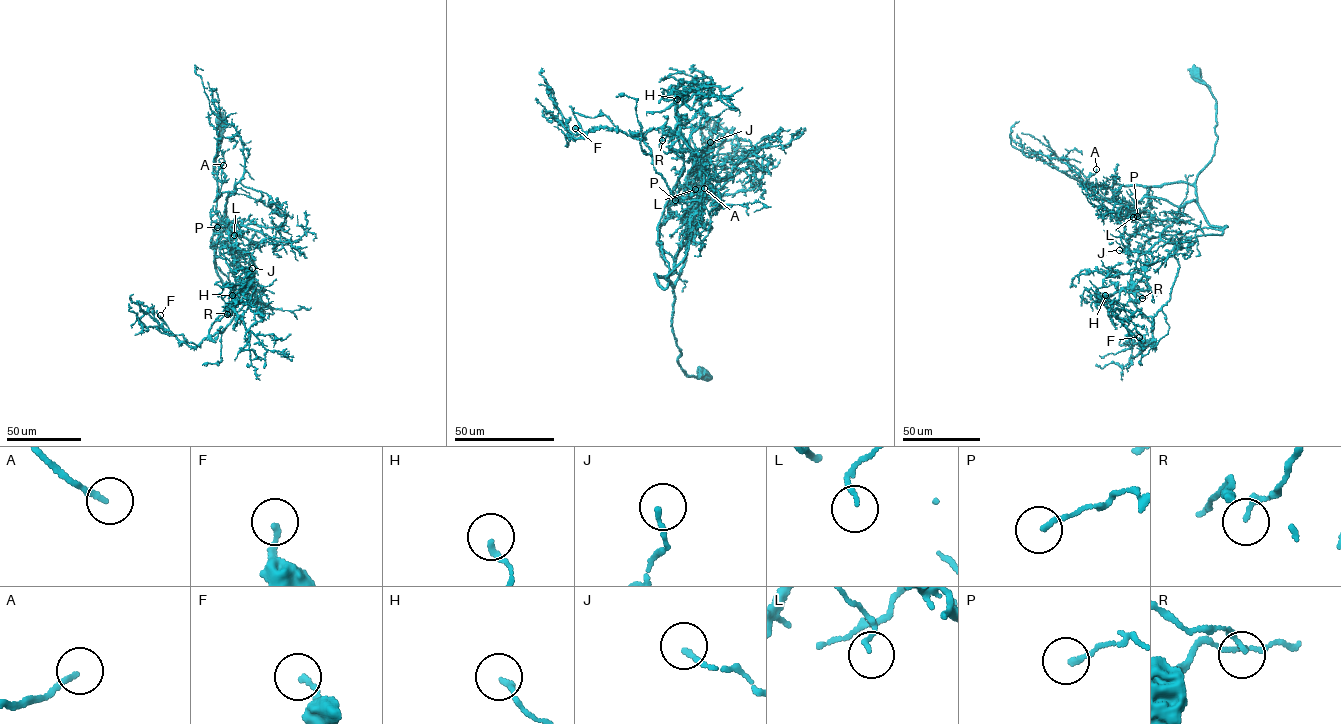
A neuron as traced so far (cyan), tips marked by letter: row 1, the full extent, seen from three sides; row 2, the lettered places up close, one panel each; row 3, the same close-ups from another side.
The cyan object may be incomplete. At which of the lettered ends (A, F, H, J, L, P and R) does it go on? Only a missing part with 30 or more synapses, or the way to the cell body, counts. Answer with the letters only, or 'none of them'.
A

